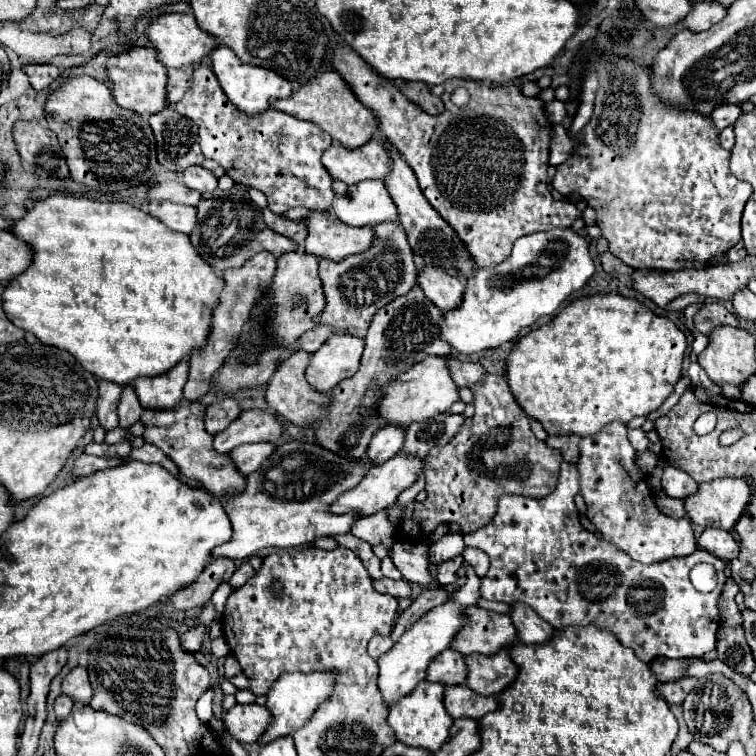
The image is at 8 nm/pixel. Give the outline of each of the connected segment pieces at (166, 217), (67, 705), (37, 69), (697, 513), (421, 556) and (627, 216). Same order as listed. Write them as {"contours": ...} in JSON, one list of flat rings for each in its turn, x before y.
{"contours":[[[155,200,149,204,149,214,159,218,167,228,183,234,191,234,197,224,197,208,185,204]],[[61,694,61,696,55,700,55,716,57,716,59,720,65,720,65,718,69,716,71,708,73,708,73,700,71,700,69,696,63,696,63,694]],[[37,64,37,66,25,66,23,68,23,72,29,76,29,80,31,80,31,84,33,84,33,88,35,90,45,90,45,88,49,88,49,84,51,82,55,82,57,78,59,78,59,68,57,66,51,66,51,64]],[[719,478,713,482,699,484,697,494,691,494,689,498,685,498,685,510,687,510,687,516,703,528,717,526,723,530,731,530,741,518,741,514,745,512,749,498,751,498,751,486,743,478]],[[397,540,389,550,389,554,407,582,419,586,429,586,433,582,433,574,429,570,431,564,427,544,411,544]],[[589,56,587,68,585,68,587,74,585,74,583,88,581,88,581,106,569,128,569,134,573,134,573,138,577,142,577,150,567,162,557,166,557,174,555,174,555,182,553,182,555,190,563,196,569,196,573,192,581,194,581,198,587,200,587,204,597,210,597,226,603,230,603,236,609,240,609,252,633,268,683,270,683,268,693,268,693,266,707,266,713,256,725,254,729,248,733,248,741,240,739,222,741,222,743,206,753,192,751,186,747,182,737,180,731,174,731,170,729,170,731,152,721,148,719,134,713,128,709,118,701,118,701,114,681,114,681,110,665,110,665,106,657,106,657,98,653,98,653,94,649,94,649,68,641,68,635,62,623,62,623,60,613,62,615,70,597,70,597,66,599,66,597,56]]]}

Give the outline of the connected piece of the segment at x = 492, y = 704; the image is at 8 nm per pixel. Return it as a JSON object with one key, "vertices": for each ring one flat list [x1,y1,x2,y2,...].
{"vertices":[[447,686,445,708,453,718,473,718,479,720,485,714,497,710,497,696,481,696,469,686]]}

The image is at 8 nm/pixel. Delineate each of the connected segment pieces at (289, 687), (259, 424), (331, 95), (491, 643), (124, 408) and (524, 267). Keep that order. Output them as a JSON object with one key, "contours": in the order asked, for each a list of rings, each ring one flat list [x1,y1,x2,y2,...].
{"contours":[[[321,670,321,672,309,672,309,674,291,672,291,674,281,676,277,680,277,684,273,684,273,688,267,692,265,706,273,712,273,722,269,724,269,730,265,732,265,736,261,738,259,744,267,744,273,738,293,734,301,726,305,726,309,722,309,718,315,714,315,710,331,698,335,686,337,686,337,672,335,670]],[[247,410,241,412,241,416,233,420,231,426,215,434,213,446,217,452,231,452,239,444,259,442,259,440,277,442,281,436,283,436,283,426,273,414,265,410]],[[325,72,317,78,313,78,313,82,301,86,301,90,293,92,293,98,273,102,273,108,287,112,299,120,309,120,309,122,317,124,335,142,343,144,345,148,359,148,379,134,379,120,377,120,375,112,365,108,361,102,357,102,355,92,351,90,351,86,343,80,343,76,339,72]],[[477,608,473,618,469,618,467,630,461,630,453,640,453,650,463,656,469,654,497,654,503,646,511,646,517,640,517,630,507,614,497,614,491,610]],[[125,386,119,402,119,426,129,428,141,418,143,410,141,404,137,402,137,396,133,394,133,386]],[[553,228,521,236,505,262,493,268,481,268,467,280,461,306,445,312,441,338,461,354,475,354,511,342,521,328,531,326,541,316,553,314,571,292,585,286,593,272,595,262,589,254,589,242,573,228]]]}

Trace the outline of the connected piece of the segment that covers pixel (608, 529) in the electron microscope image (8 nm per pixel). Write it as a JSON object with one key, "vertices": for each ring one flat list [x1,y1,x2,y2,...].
{"vertices":[[611,422,595,436,585,436,579,442,579,474,581,494,587,504,587,518,603,534,603,538,633,560,643,564,661,562,673,556,687,556,697,550,695,532,689,518,671,518,655,506,645,472,637,466,637,450,627,438,627,426]]}

